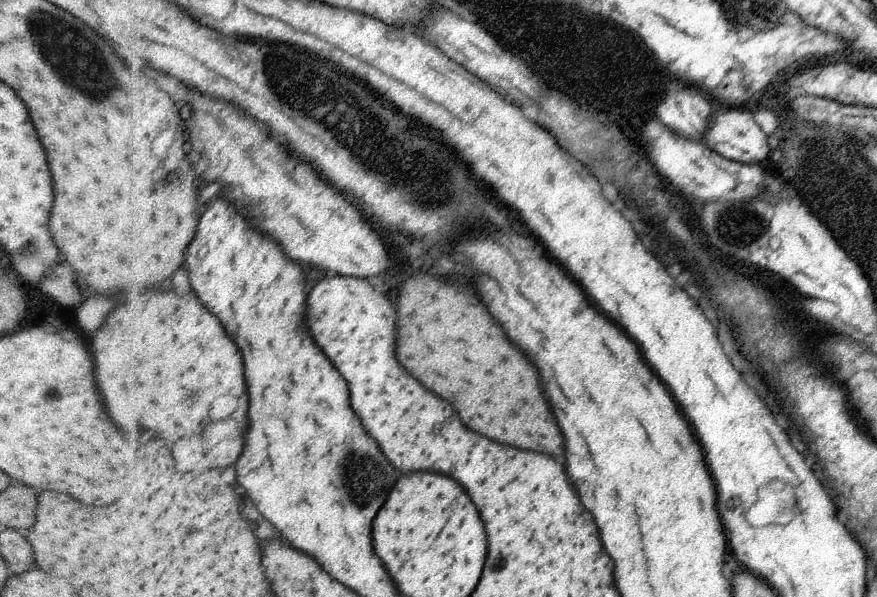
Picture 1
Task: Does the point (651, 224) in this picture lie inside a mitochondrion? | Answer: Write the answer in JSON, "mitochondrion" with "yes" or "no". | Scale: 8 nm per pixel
{"mitochondrion":"no"}

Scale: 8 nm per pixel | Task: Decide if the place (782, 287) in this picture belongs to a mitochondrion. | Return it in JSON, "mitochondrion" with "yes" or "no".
{"mitochondrion":"no"}

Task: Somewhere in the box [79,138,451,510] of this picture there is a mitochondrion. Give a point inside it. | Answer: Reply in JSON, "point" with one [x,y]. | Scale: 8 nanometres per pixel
{"point":[171,176]}

